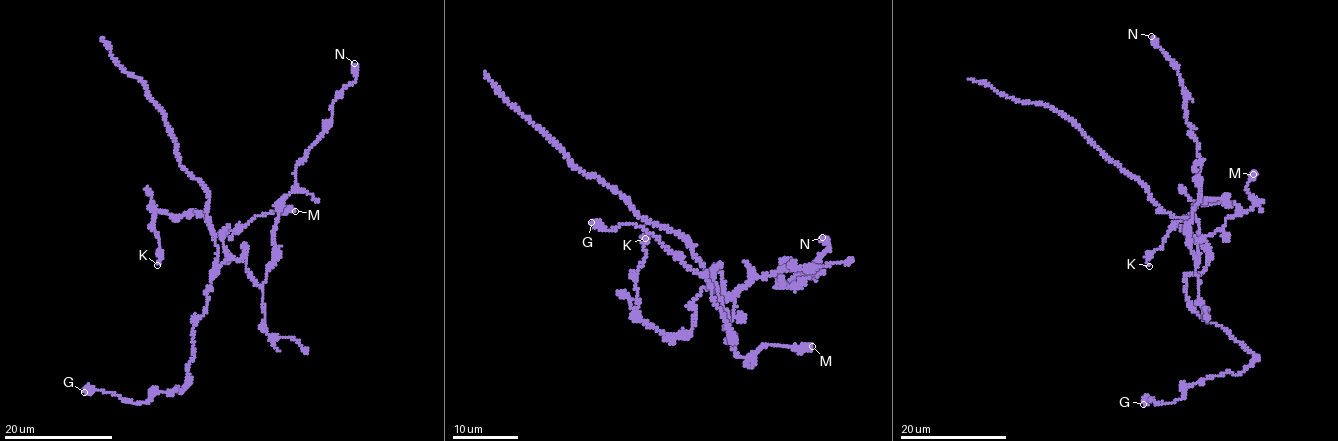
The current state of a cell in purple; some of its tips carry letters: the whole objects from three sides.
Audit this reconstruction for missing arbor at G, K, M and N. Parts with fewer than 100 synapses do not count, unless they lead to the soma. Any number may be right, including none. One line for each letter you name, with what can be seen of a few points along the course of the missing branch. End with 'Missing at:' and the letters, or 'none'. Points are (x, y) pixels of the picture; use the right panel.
Missing at: none

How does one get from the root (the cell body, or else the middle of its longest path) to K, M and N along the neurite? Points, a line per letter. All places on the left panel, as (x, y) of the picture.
K: (215, 264), (217, 245), (208, 220), (193, 212), (170, 215), (153, 209), (152, 222), (160, 248), (157, 265)
M: (215, 264), (219, 265), (228, 256), (220, 239), (229, 231), (238, 231), (256, 216), (276, 210), (295, 211)
N: (215, 264), (244, 258), (248, 274), (265, 281), (278, 203), (335, 97), (355, 80), (354, 63)

